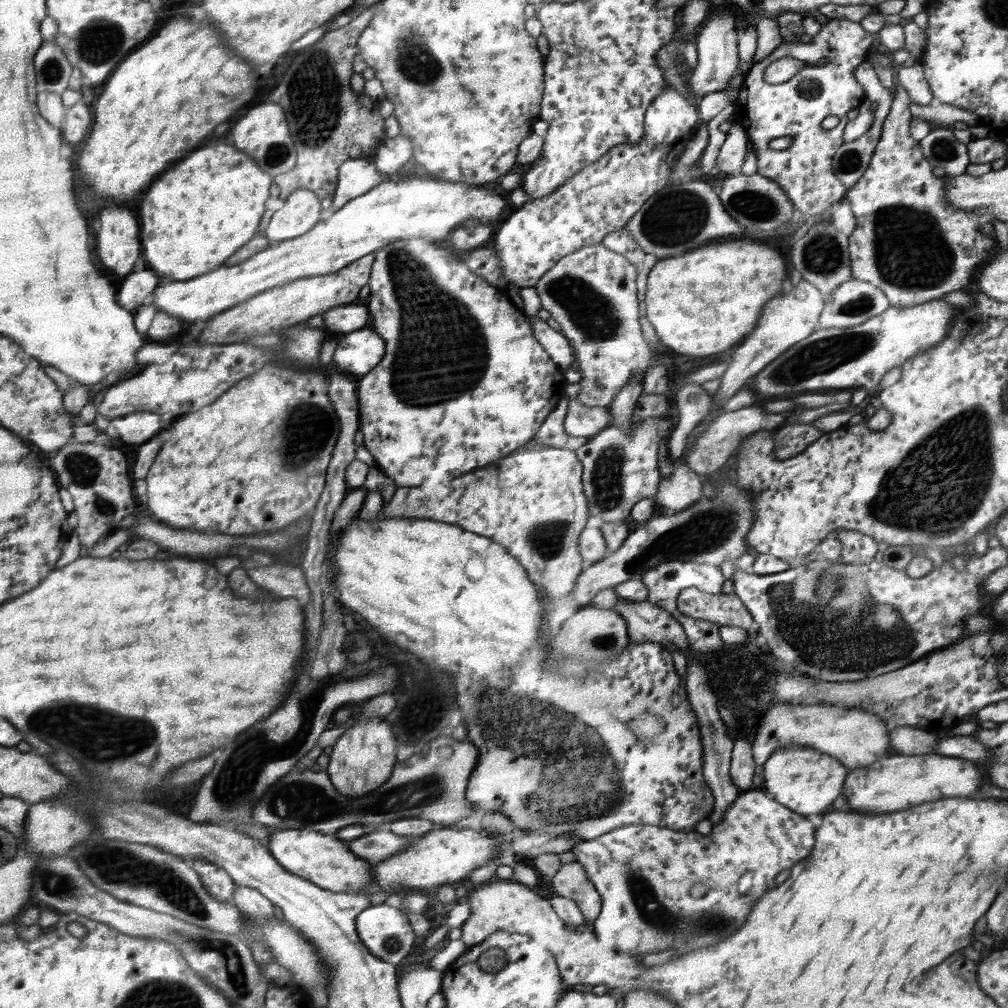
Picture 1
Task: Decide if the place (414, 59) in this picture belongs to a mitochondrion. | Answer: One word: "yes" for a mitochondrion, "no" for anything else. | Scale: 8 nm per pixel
yes

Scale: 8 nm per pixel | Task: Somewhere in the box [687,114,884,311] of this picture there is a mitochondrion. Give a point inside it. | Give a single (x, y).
(821, 254)

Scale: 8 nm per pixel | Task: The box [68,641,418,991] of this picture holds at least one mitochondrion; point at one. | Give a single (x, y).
(113, 864)

